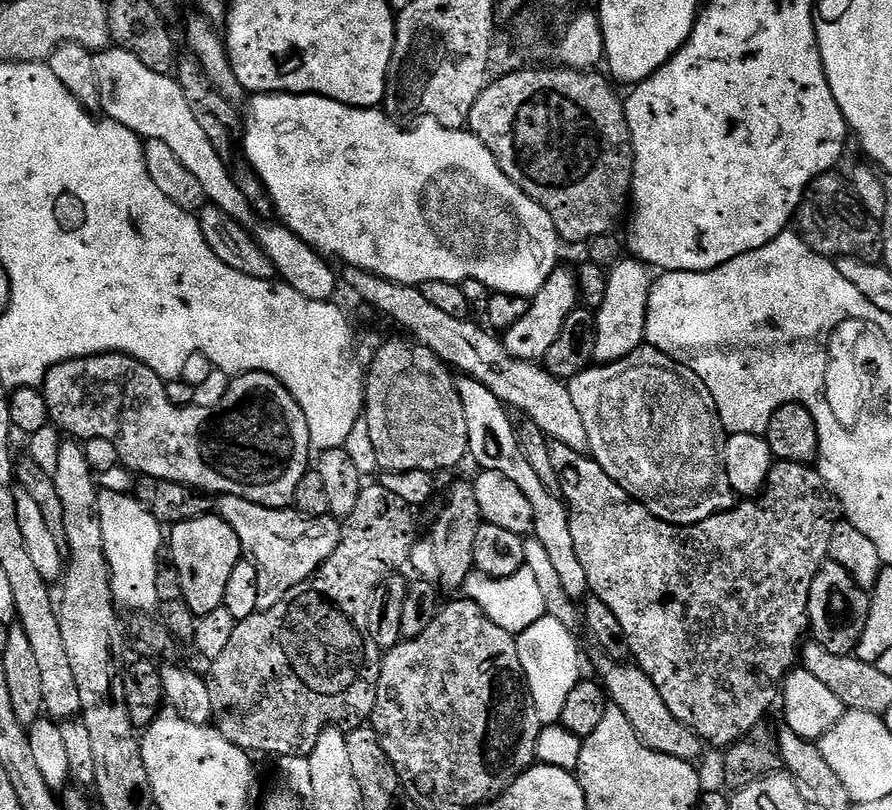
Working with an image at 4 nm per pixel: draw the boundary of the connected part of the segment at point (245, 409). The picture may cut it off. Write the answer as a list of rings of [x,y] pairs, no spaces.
[[[103,352],[54,366],[46,374],[42,391],[48,419],[61,433],[80,442],[90,438],[114,442],[121,465],[133,474],[189,484],[208,494],[237,496],[264,508],[293,507],[294,487],[280,488],[280,483],[301,471],[296,452],[302,451],[307,444],[309,447],[310,437],[304,412],[282,381],[275,380],[269,372],[241,372],[229,383],[226,398],[209,408],[172,403],[165,385],[150,366],[125,352]]]

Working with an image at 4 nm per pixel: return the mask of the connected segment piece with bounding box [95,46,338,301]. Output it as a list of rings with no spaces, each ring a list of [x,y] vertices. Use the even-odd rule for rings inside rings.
[[[109,46],[97,51],[95,58],[103,115],[107,119],[118,121],[145,141],[158,139],[164,145],[170,146],[182,165],[202,184],[207,203],[222,210],[251,232],[252,237],[259,242],[266,256],[270,258],[275,273],[283,283],[311,300],[331,301],[335,297],[332,295],[336,292],[338,272],[331,268],[333,265],[321,253],[302,242],[298,234],[291,232],[287,224],[271,224],[271,219],[257,216],[246,194],[242,194],[242,190],[237,186],[236,178],[228,164],[222,162],[218,150],[214,150],[214,142],[206,138],[202,125],[194,119],[194,110],[190,110],[186,94],[182,94],[179,79],[158,74],[150,70],[150,66],[142,66],[142,62],[138,62],[138,58],[134,58],[134,54],[130,54],[124,48]]]

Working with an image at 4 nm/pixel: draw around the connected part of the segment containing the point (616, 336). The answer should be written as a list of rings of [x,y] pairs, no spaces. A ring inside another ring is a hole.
[[[625,258],[615,264],[607,273],[608,281],[604,284],[604,297],[596,313],[596,341],[594,342],[595,363],[611,364],[629,356],[635,348],[645,343],[646,314],[650,302],[650,290],[654,283],[653,273],[647,264],[635,258]]]

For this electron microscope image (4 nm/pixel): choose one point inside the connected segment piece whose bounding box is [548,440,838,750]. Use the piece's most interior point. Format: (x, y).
(713, 612)

